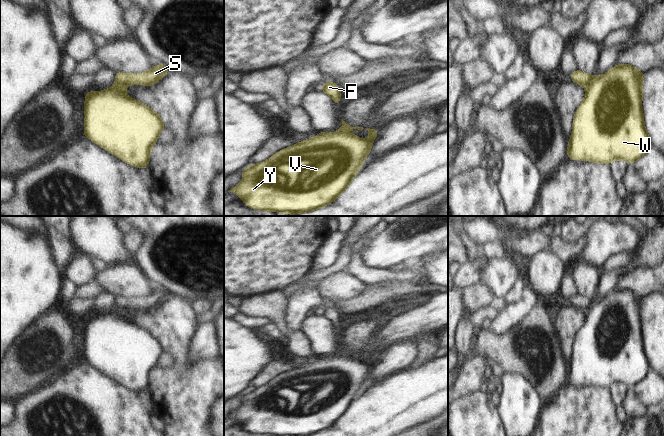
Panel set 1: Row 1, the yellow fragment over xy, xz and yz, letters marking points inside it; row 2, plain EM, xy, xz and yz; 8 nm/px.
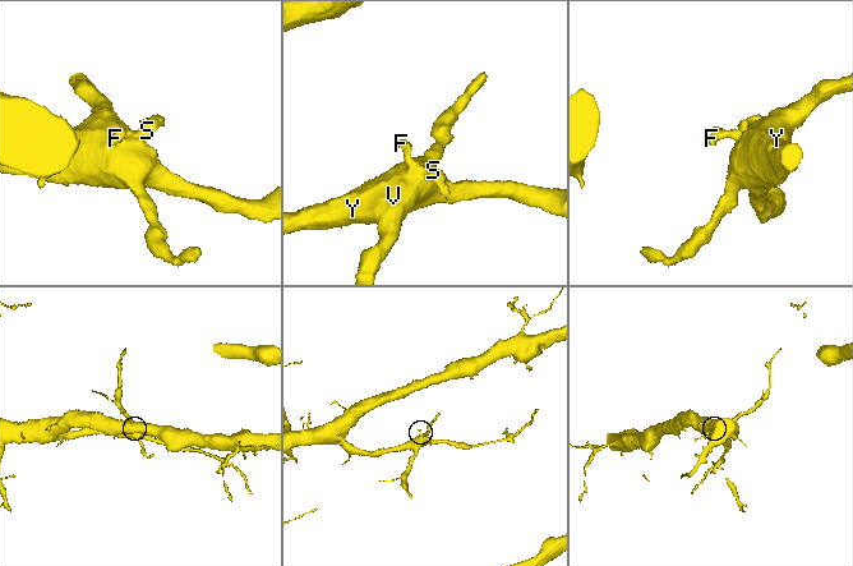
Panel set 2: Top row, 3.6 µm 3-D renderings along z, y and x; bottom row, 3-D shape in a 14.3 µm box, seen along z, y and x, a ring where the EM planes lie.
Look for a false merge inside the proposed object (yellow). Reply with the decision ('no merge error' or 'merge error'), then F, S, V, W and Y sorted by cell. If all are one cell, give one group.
merge error; F S / V W Y

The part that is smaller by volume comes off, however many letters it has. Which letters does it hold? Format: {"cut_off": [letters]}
{"cut_off": ["F", "S"]}

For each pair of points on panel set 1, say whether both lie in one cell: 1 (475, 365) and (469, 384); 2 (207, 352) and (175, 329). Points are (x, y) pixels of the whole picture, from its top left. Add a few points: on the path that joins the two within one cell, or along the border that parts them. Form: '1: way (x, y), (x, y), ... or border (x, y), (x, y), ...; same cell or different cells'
1: way (474, 370), (472, 379); same cell
2: border (201, 326), (191, 345), (191, 361), (193, 363); different cells

